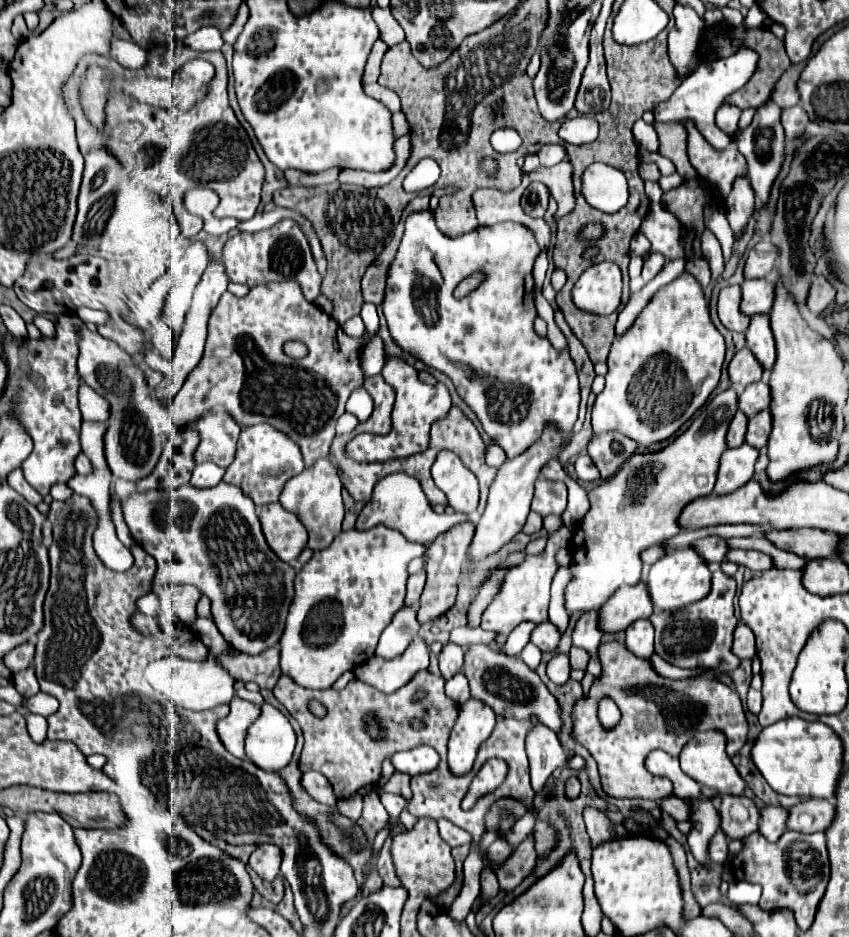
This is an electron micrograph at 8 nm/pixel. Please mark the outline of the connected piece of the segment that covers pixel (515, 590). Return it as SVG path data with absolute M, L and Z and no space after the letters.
M561 526L557 532L553 532L549 536L549 542L547 542L547 548L541 556L533 556L533 554L527 554L523 558L523 562L515 564L515 566L509 566L507 568L507 574L503 578L503 584L499 588L499 592L493 596L491 604L483 610L483 616L481 616L481 628L487 630L487 632L495 632L495 642L497 644L505 644L507 636L511 634L511 630L525 622L525 620L531 620L531 622L547 622L547 608L549 608L549 586L551 586L551 580L557 572L557 560L555 560L555 554L559 552L559 548L567 546L569 540L571 540L571 528L573 526Z

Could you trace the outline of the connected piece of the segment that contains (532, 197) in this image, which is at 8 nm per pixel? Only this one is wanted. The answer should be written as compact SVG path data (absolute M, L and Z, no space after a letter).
M531 182L521 198L521 208L529 216L543 216L549 202L549 188L541 182Z

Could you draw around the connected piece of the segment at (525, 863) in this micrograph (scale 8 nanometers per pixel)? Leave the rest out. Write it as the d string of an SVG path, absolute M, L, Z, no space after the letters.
M527 836L527 840L515 852L511 852L511 856L503 864L491 864L491 860L487 858L487 852L483 852L483 864L493 868L505 892L519 886L521 880L527 874L531 874L531 870L535 868L535 858L537 858L537 852L535 852L531 836Z

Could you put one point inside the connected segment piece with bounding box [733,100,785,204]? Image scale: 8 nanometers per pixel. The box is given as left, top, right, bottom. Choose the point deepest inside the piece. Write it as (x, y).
(763, 143)

